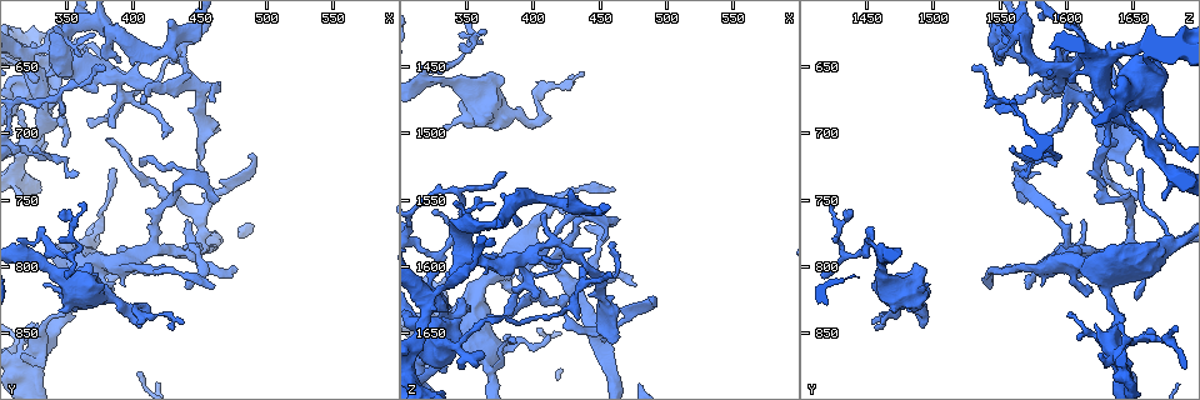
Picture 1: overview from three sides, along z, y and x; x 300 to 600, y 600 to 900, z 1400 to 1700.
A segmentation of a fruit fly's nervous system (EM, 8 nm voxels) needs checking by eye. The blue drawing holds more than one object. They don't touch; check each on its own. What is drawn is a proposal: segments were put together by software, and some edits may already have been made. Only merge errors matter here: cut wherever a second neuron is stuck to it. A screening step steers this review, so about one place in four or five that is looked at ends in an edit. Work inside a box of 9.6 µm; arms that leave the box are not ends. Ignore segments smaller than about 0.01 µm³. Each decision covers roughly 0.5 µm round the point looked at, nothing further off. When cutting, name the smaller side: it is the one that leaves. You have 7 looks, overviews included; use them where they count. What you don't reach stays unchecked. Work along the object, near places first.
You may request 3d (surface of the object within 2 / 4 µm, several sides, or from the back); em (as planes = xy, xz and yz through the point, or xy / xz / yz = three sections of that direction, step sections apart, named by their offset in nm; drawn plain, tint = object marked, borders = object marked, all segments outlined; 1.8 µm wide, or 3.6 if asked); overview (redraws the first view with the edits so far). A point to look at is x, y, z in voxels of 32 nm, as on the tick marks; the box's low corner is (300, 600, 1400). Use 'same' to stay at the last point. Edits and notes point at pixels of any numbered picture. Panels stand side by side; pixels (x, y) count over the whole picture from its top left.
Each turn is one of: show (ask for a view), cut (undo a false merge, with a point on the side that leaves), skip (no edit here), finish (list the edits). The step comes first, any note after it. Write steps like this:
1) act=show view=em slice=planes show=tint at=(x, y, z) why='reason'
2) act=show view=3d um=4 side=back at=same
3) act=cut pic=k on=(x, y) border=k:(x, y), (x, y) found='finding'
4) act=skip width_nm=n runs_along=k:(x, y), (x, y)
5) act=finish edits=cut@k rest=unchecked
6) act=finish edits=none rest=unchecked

act=show view=em slice=planes show=tint at=(354, 790, 1432) why='abrupt turn'

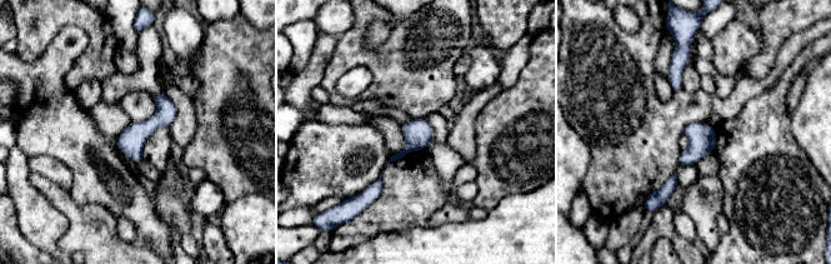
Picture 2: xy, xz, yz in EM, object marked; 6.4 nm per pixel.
act=skip runs_along=2:(161, 96), (136, 159) found='all the same neuron'

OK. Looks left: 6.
act=show view=em slice=planes show=tint at=(406, 836, 1470) why='sharp bend'

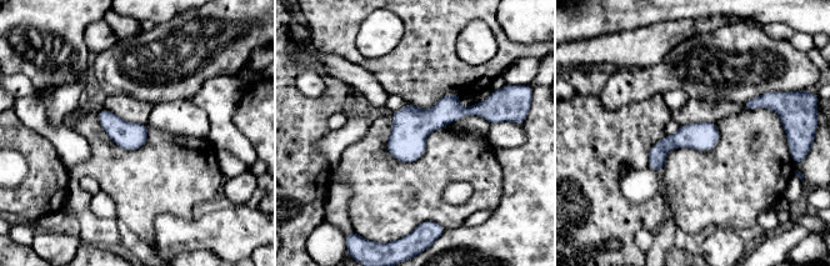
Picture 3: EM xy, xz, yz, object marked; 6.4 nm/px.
act=skip runs_along=3:(485, 110), (445, 111), (389, 146) found='all the same neuron'

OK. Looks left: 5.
act=show view=3d um=4 at=(338, 854, 1636) why='two arms at a narrow angle'

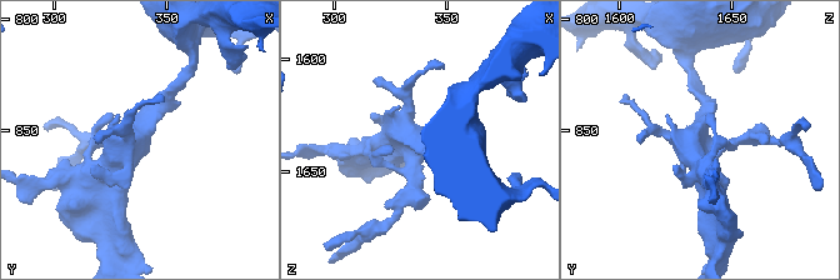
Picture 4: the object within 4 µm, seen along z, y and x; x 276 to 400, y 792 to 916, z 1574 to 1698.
act=show view=em slice=yz step=4 show=tint at=(336, 854, 1637) why='need the tissue'

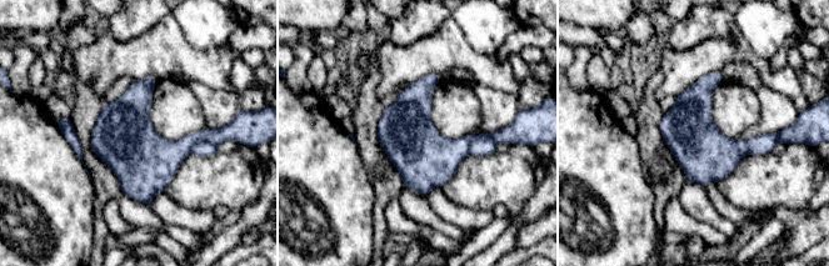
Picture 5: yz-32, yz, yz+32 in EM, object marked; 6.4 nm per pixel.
act=skip found='continuous, no second neuron'

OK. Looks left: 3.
act=finish edits=none rest=unchecked

